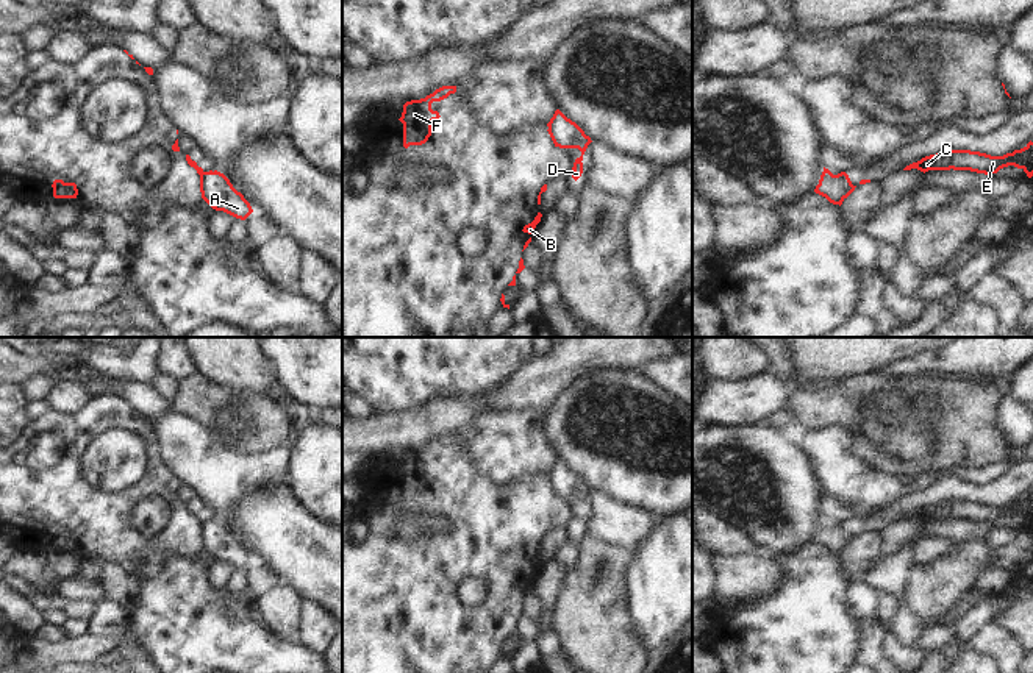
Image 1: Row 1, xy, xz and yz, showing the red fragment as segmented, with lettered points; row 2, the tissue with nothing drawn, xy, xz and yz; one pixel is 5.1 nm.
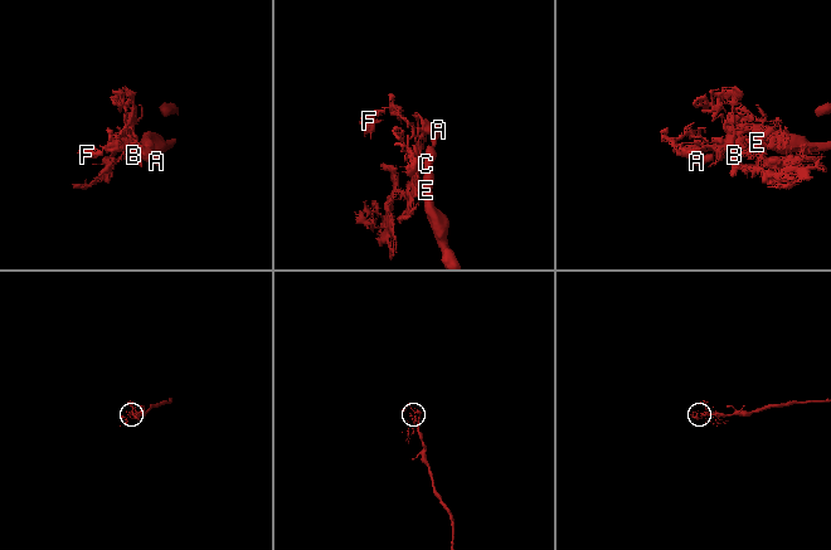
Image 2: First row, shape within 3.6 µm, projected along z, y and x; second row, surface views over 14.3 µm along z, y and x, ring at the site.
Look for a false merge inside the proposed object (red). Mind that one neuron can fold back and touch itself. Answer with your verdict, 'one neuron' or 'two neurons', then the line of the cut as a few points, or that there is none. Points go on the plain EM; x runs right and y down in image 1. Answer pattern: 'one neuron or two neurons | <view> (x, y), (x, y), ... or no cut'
two neurons | xy (205, 522), (203, 541), (207, 545), (203, 548)

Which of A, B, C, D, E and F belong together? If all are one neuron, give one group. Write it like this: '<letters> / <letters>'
A C D E / B F

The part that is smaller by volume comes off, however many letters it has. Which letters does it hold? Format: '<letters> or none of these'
B, F

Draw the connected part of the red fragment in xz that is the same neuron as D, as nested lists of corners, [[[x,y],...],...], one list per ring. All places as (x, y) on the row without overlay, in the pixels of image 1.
[[[559,459],[555,461],[553,467],[547,473],[547,476],[553,481],[553,486],[559,492],[559,498],[578,498],[581,506],[574,512],[572,528],[577,531],[583,523],[583,504],[588,495],[592,492],[589,486],[570,468],[567,468]]]

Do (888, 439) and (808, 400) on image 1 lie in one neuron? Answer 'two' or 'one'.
one

